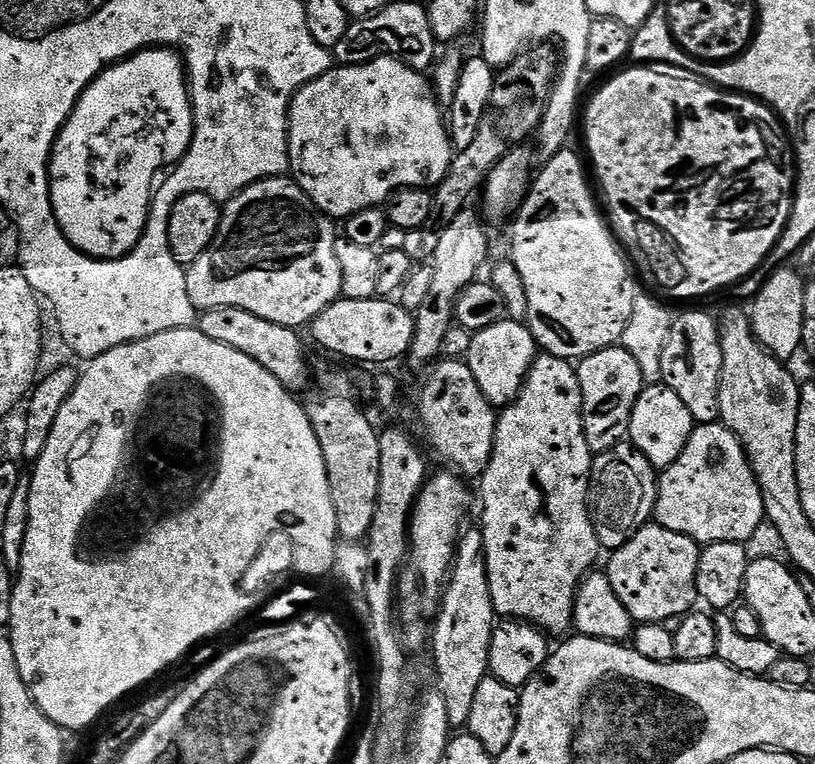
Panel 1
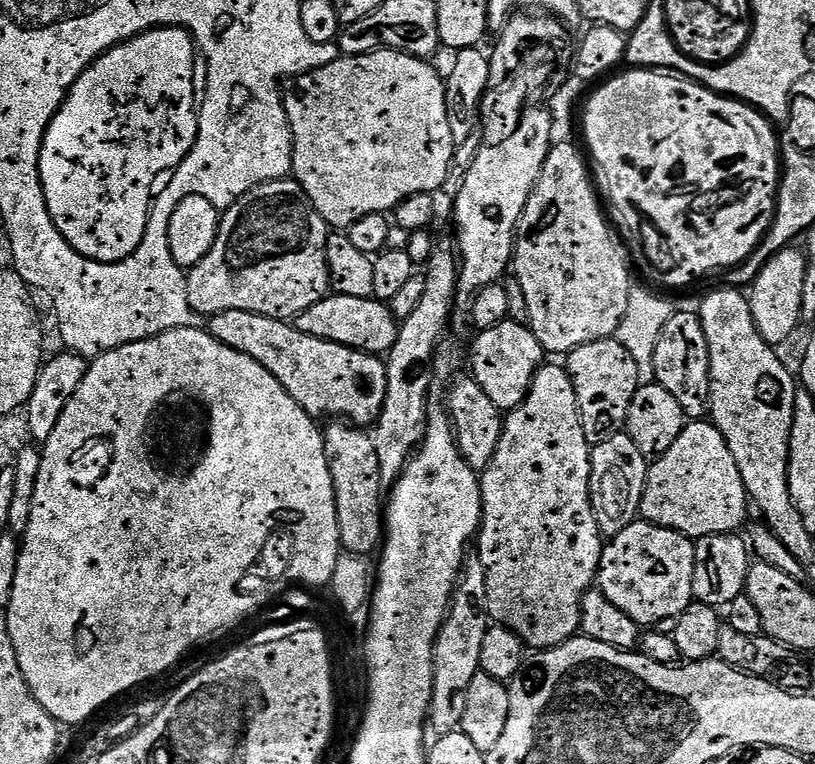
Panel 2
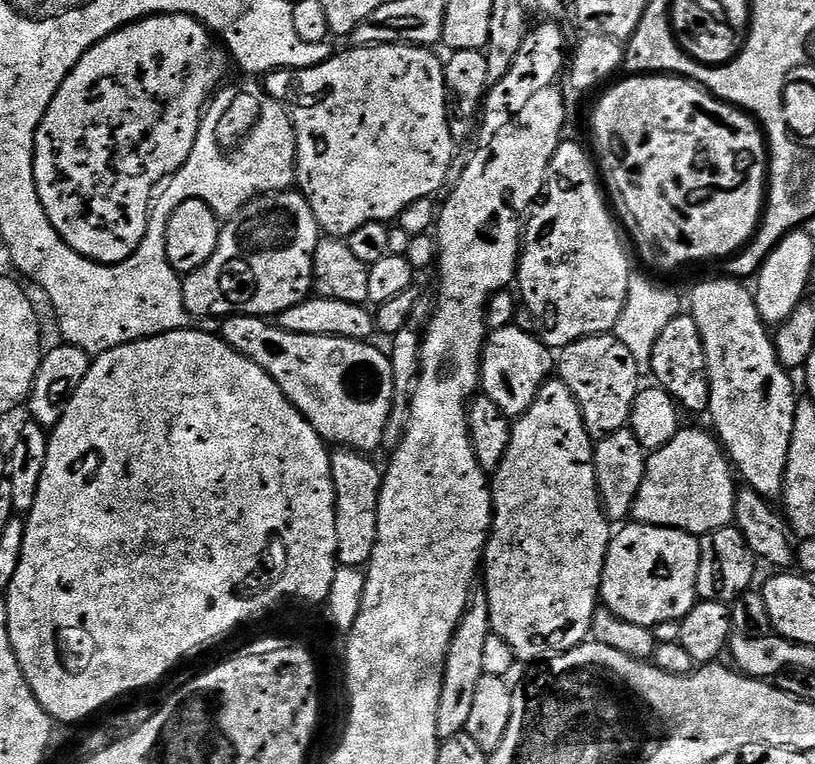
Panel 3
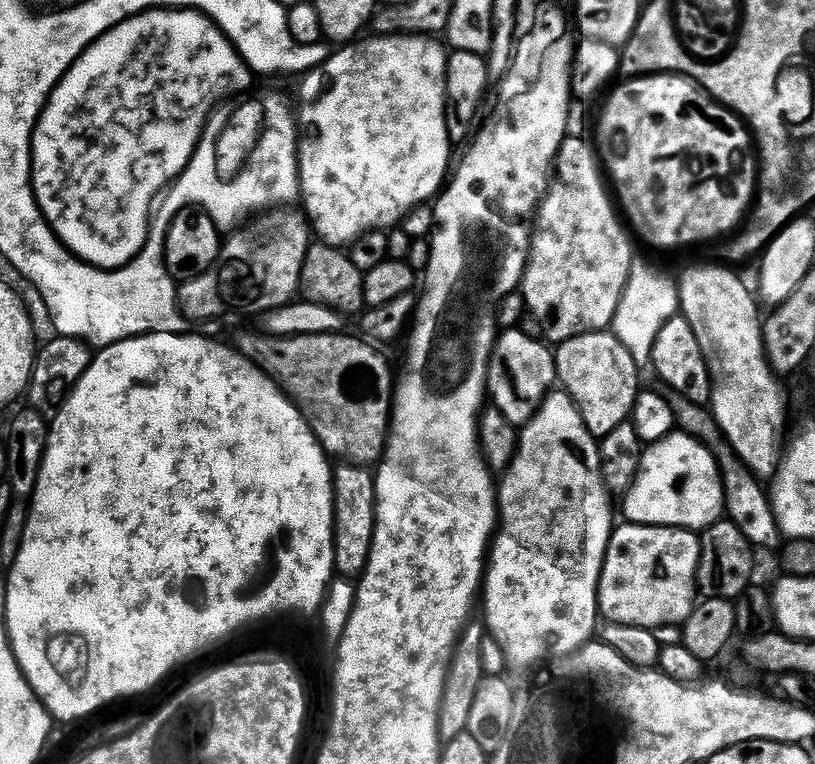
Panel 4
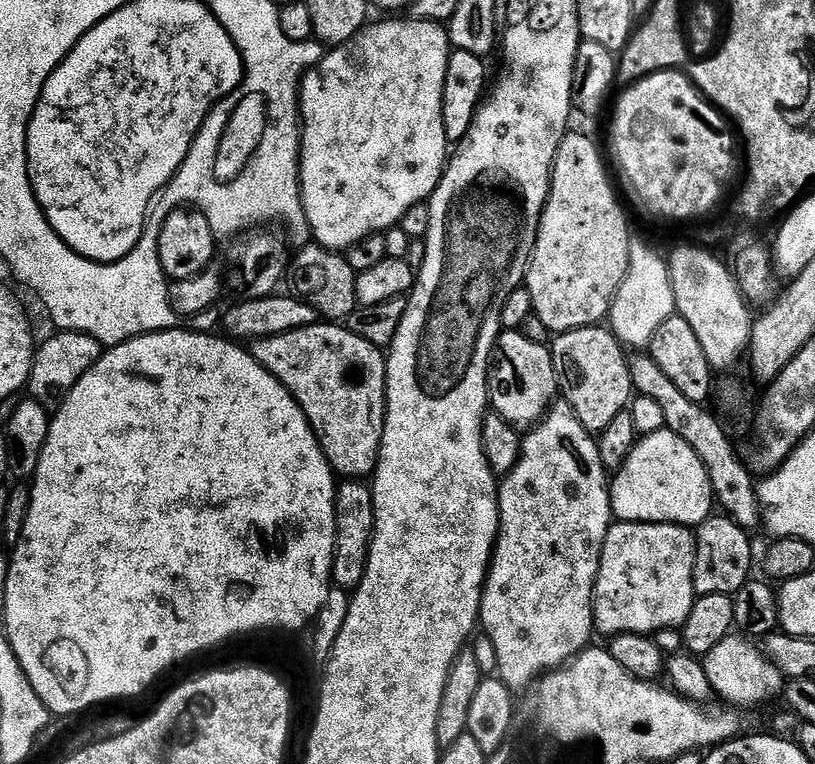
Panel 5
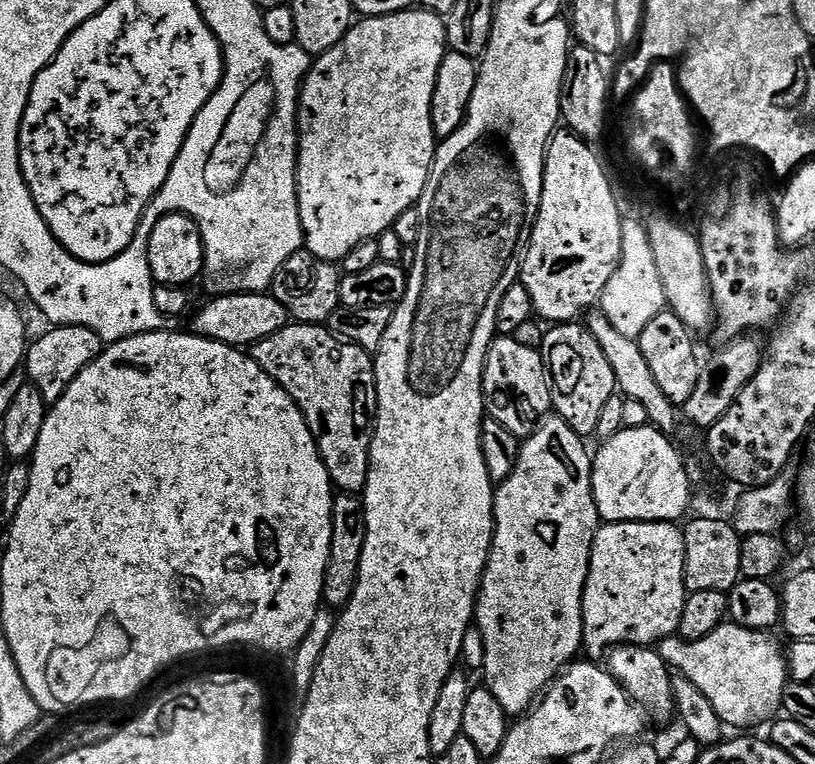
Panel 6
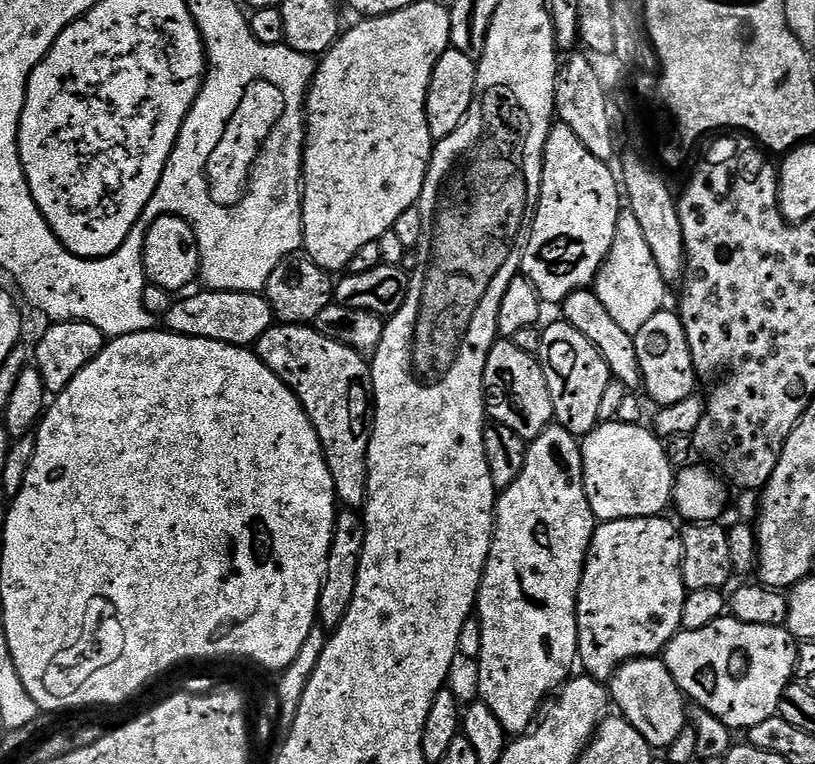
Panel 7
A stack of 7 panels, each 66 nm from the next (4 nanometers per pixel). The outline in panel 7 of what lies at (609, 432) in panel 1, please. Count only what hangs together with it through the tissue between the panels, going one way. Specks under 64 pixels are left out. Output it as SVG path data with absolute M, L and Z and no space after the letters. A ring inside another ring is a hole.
M560 322L545 330L540 340L538 359L550 390L555 423L565 428L571 436L583 438L590 435L601 423L598 409L601 408L608 384L614 379L602 352L586 334L580 333L570 323Z

